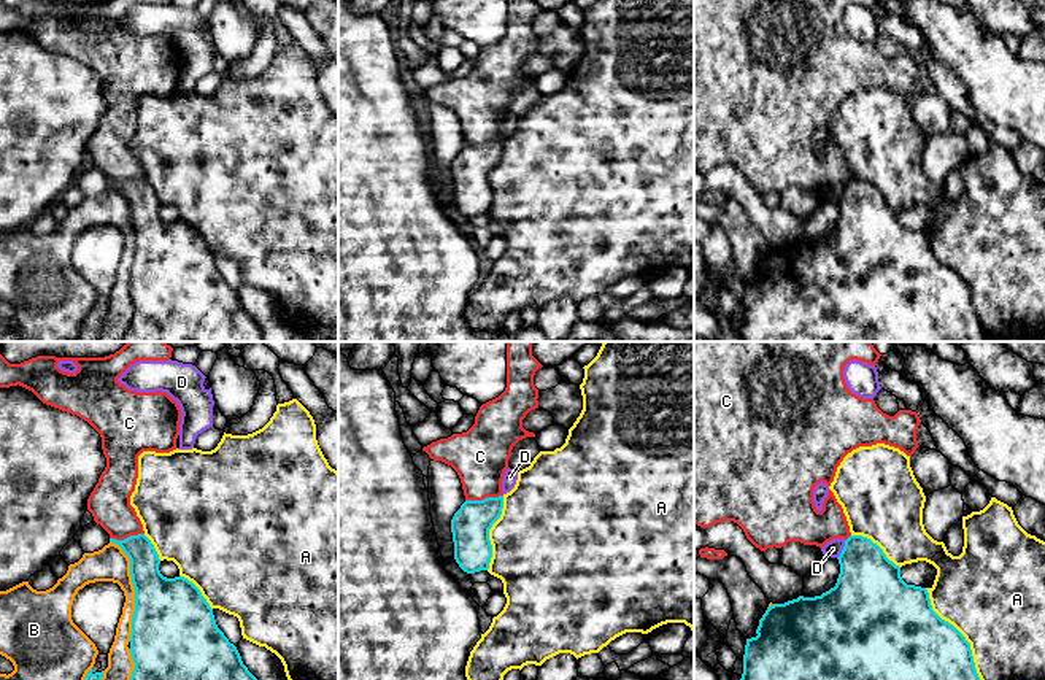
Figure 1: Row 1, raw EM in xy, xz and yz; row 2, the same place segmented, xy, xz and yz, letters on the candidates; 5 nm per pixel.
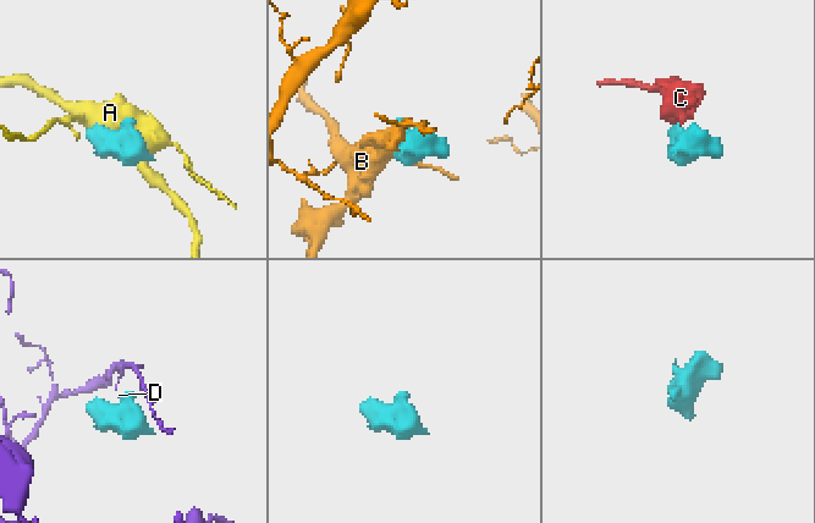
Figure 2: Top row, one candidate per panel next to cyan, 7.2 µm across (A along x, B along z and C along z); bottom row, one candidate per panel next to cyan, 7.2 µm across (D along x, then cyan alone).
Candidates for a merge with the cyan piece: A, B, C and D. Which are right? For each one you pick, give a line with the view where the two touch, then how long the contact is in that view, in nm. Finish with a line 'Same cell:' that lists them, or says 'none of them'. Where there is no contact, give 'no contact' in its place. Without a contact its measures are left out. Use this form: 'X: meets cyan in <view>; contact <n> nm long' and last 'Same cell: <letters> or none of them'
Same cell: none of them

